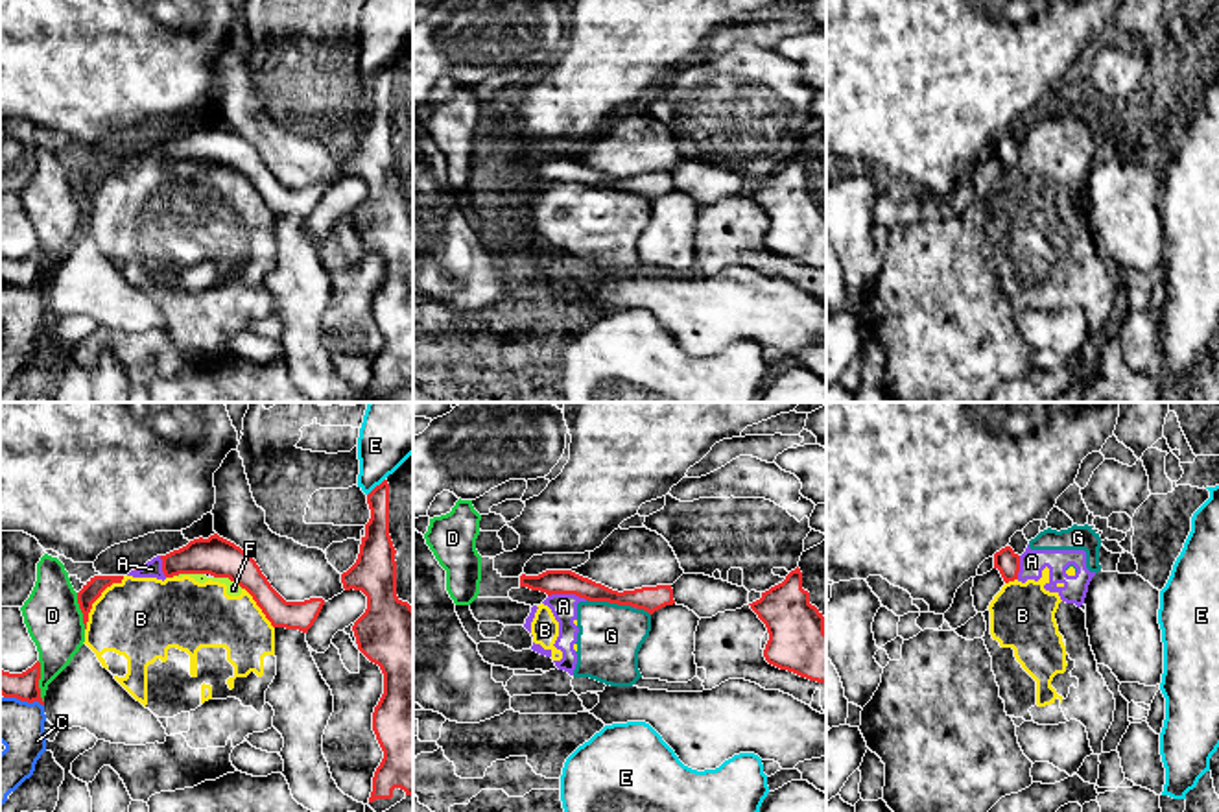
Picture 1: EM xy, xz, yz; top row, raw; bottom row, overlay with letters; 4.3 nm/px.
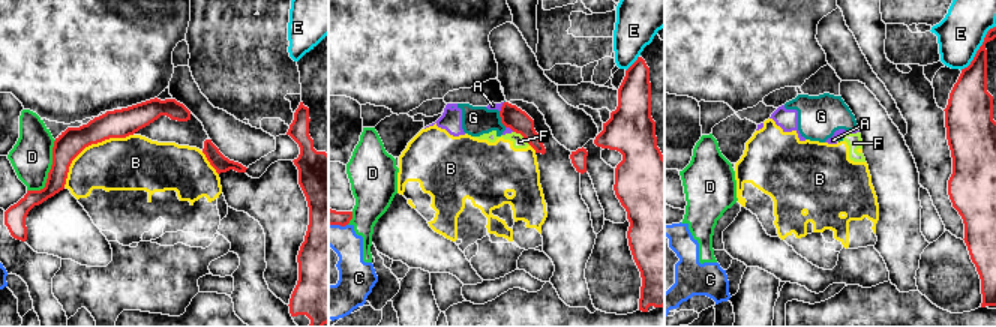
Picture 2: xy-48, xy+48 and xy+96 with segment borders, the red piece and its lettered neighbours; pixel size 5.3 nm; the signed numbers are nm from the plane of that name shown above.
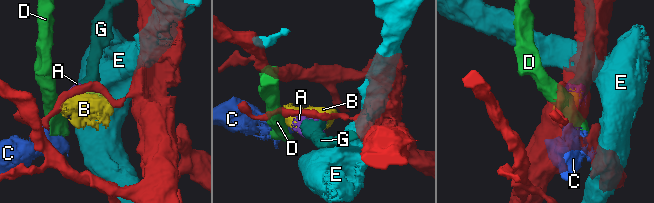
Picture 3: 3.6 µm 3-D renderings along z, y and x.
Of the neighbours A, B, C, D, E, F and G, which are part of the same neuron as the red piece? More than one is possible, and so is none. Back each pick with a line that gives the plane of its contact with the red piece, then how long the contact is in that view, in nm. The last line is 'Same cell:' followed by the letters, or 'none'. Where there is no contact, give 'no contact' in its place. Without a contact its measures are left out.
Same cell: none

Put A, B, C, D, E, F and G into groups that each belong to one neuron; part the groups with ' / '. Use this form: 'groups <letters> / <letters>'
groups A B F G / C D / E

